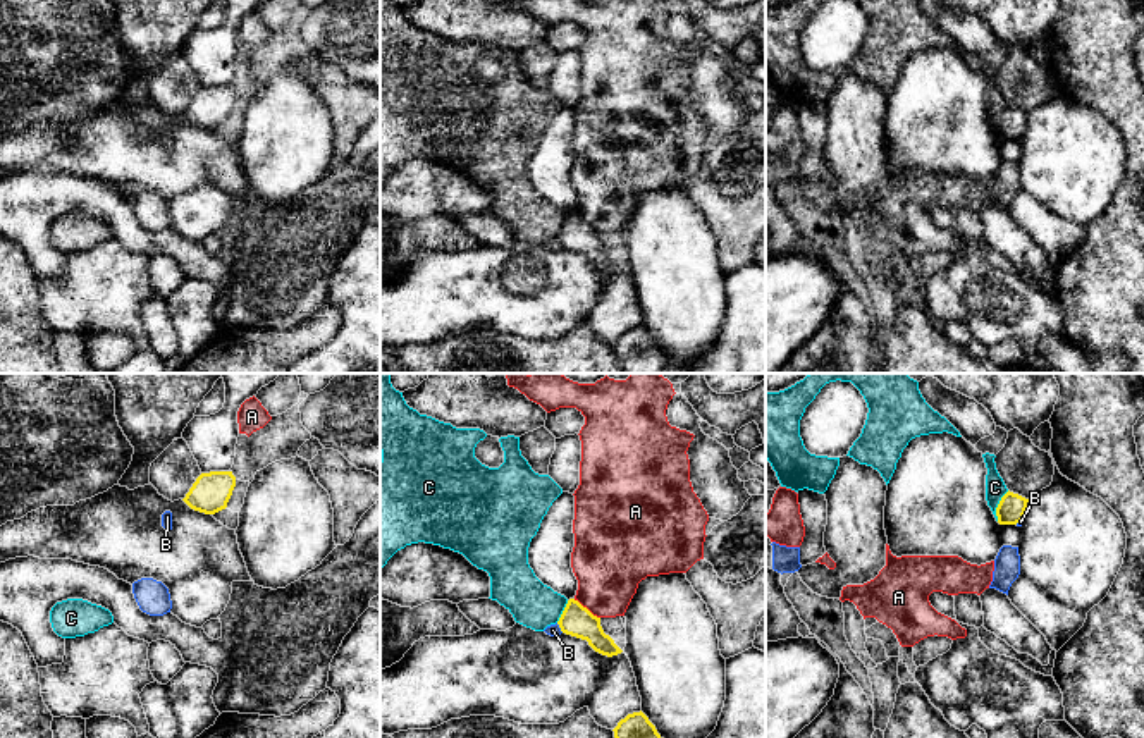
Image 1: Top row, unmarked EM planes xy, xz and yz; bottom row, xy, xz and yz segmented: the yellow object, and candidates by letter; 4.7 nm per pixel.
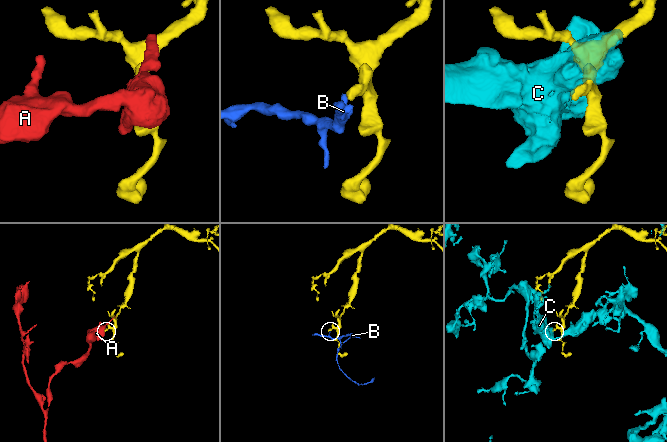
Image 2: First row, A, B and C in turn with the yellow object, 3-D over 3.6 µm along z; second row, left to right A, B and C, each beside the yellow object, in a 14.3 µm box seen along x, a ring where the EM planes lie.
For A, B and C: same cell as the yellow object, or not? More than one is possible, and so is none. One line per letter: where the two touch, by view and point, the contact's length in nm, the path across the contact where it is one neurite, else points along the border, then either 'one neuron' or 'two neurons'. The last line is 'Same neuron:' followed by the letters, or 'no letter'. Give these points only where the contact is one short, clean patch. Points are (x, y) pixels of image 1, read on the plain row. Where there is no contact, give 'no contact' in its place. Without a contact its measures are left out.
A: xz (585, 222) | 160 nm | two neurons
B: xz (559, 241) | 60 nm | along xz (556, 238), (563, 246) | two neurons
C: yz (998, 121) | 160 nm | along yz (1008, 105), (996, 122), (996, 135) | two neurons
Same neuron: no letter

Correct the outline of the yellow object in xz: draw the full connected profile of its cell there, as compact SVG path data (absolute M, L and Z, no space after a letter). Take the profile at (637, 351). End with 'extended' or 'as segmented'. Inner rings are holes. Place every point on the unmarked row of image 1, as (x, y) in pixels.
M642 325L628 329L612 346L623 373L661 373L669 365Z; as segmented

